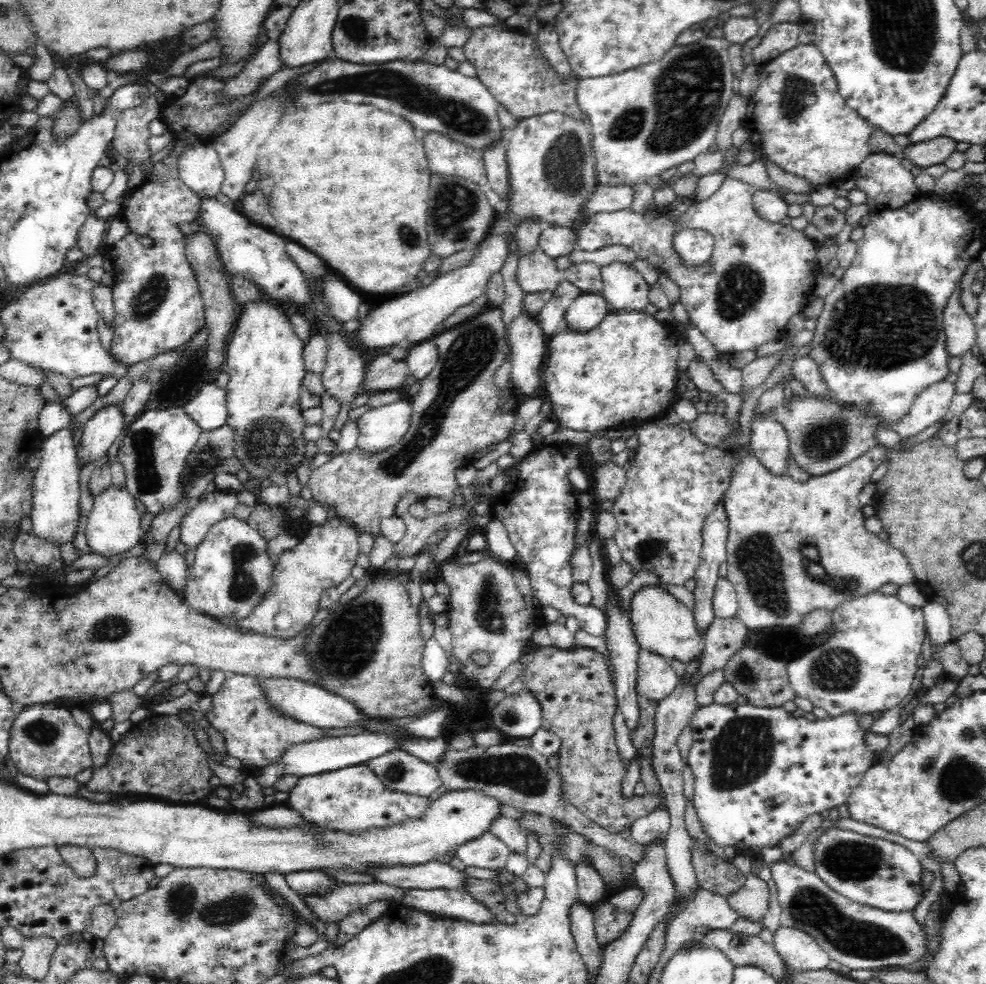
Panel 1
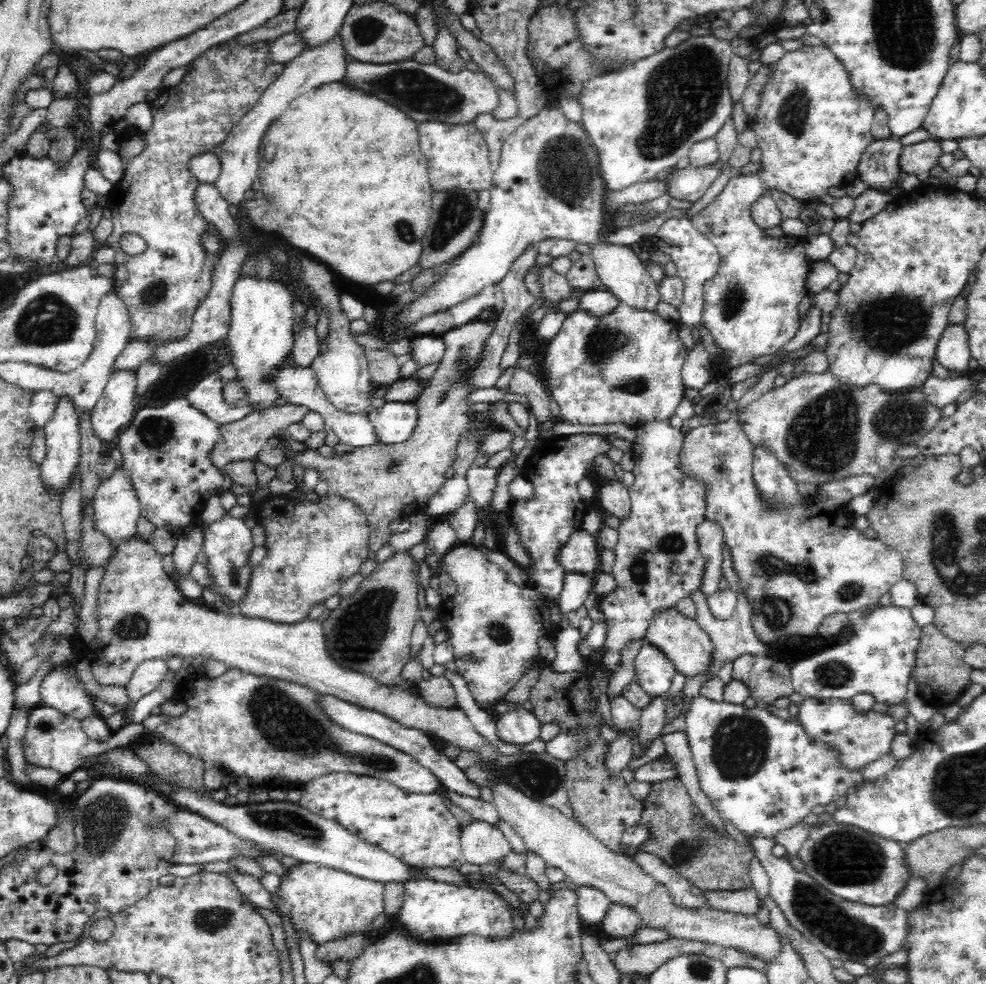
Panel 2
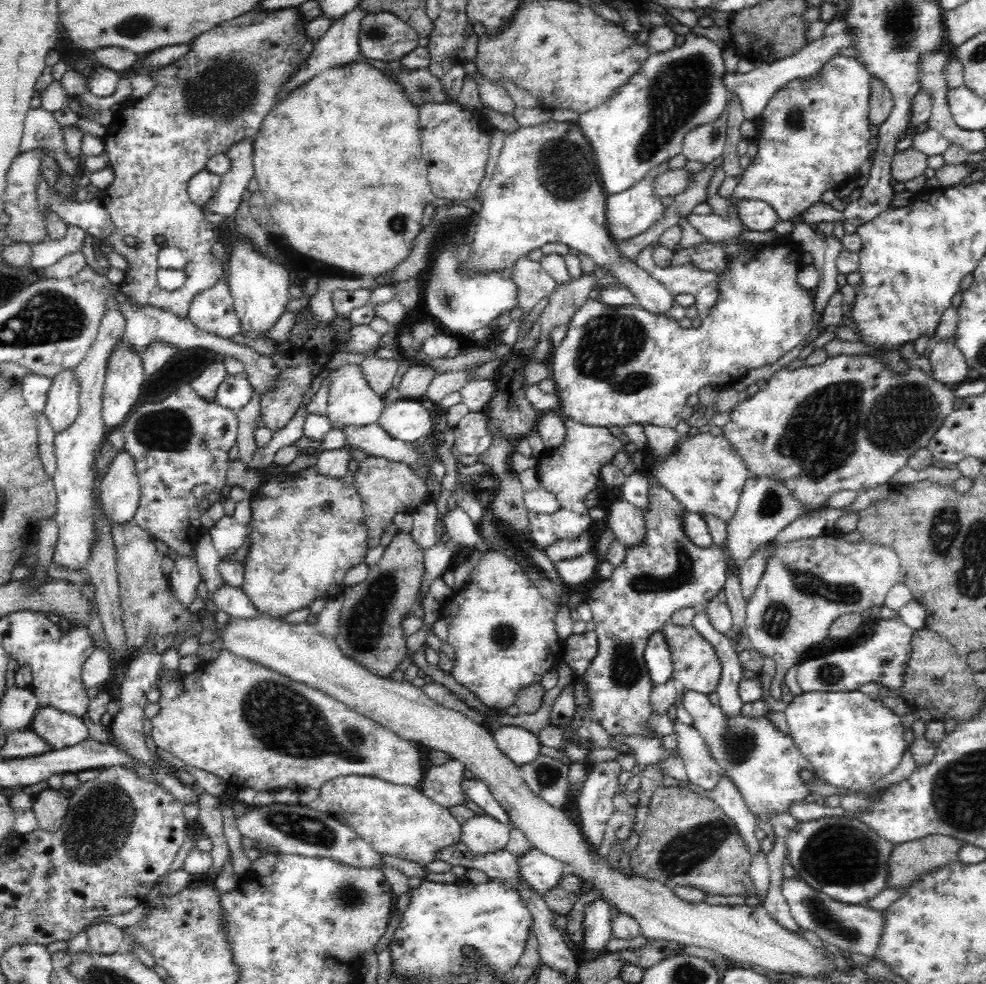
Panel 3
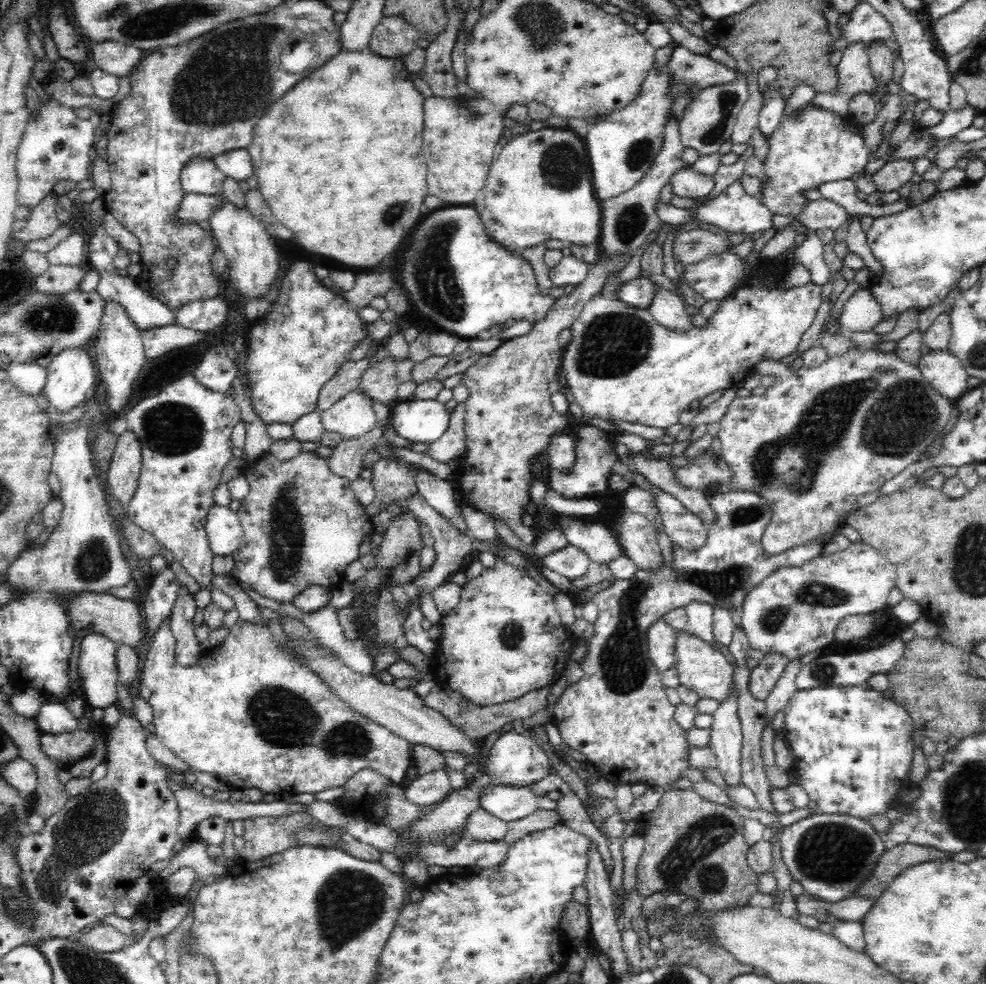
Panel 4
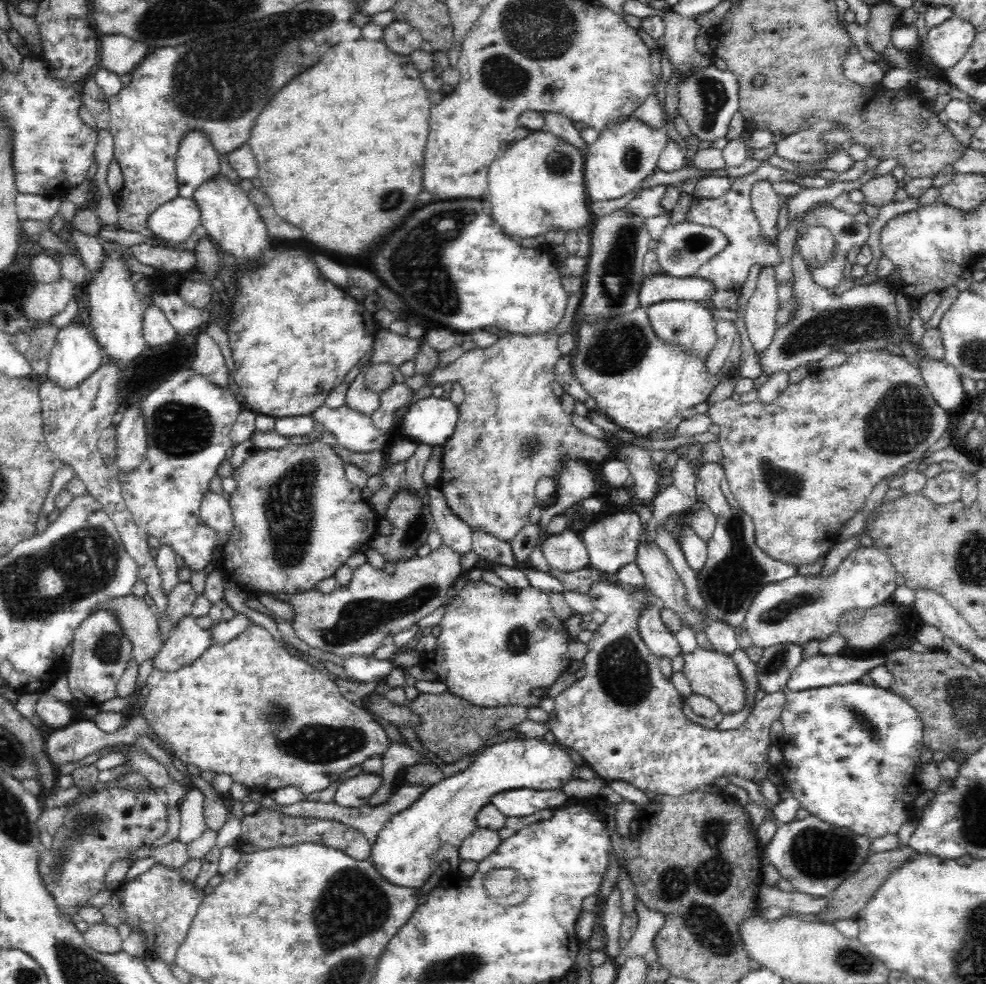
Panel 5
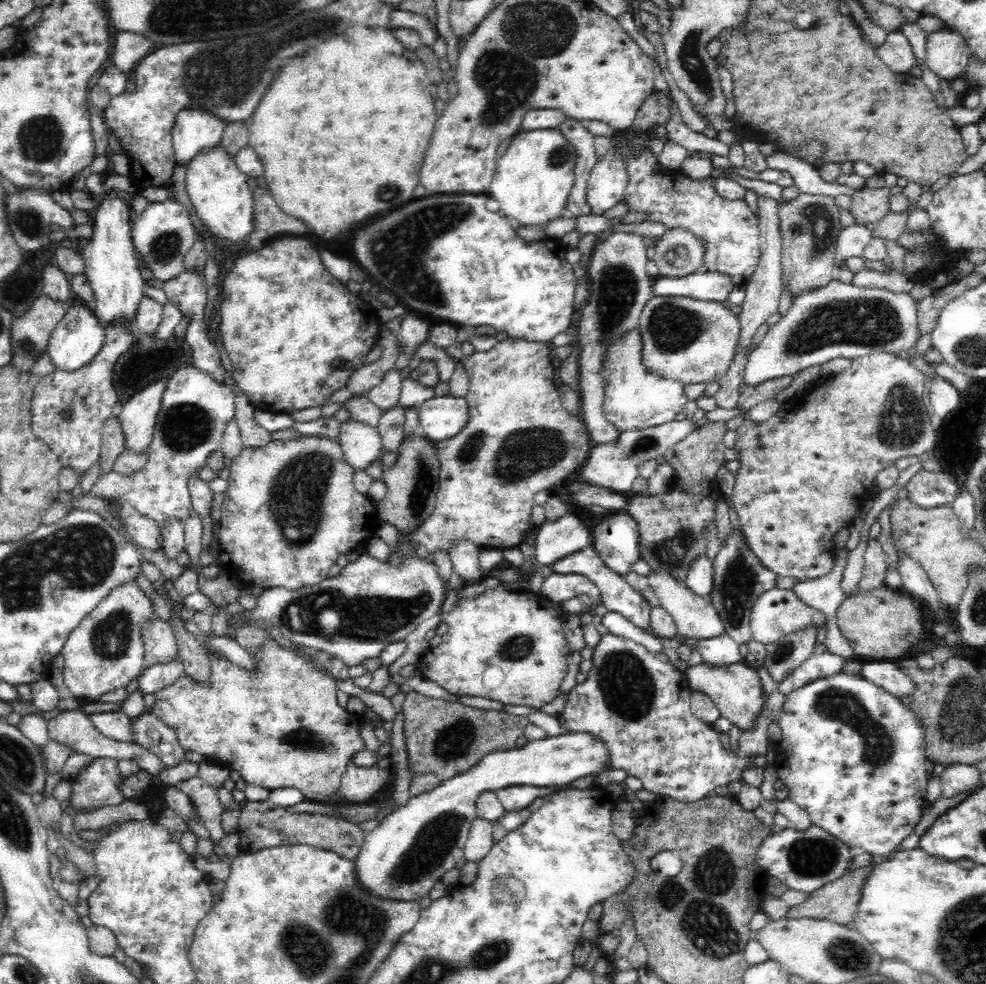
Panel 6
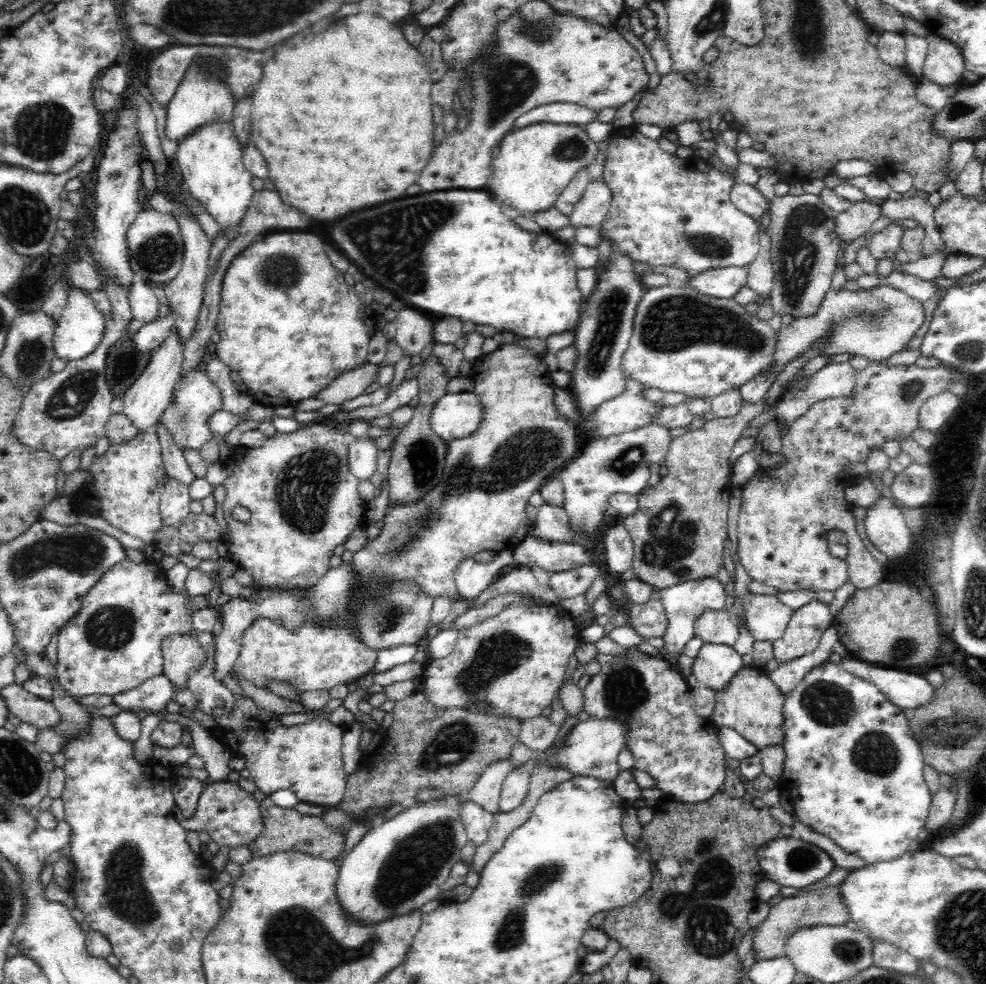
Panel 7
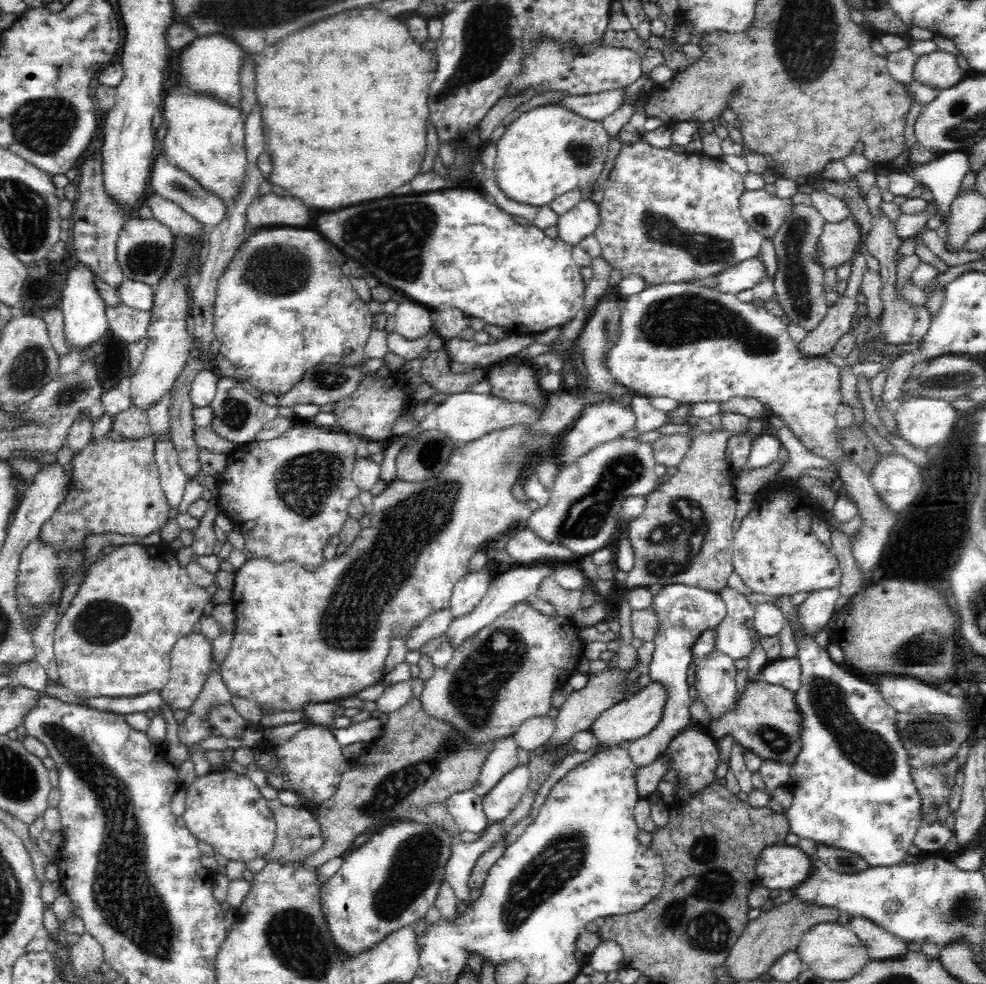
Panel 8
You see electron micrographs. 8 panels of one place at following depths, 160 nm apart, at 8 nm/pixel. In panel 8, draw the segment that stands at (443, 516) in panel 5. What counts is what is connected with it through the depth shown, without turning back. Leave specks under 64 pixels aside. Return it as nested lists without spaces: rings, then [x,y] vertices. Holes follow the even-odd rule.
[[[484,567],[481,571],[467,571],[464,576],[454,585],[449,601],[452,618],[458,618],[468,614],[475,606],[480,604],[483,596],[487,593],[492,576]]]

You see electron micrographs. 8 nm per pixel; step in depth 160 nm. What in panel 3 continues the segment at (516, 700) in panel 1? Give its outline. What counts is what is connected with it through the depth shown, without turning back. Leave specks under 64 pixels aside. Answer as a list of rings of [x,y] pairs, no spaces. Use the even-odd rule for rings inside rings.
[[[504,725],[492,733],[496,746],[518,768],[533,763],[542,755],[538,738],[522,727]]]

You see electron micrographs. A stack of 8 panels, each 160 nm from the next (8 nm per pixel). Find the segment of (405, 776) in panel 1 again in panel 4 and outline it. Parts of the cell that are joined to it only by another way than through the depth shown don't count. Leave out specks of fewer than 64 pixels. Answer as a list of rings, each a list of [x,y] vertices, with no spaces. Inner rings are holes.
[[[166,616],[162,620],[162,624],[156,628],[156,632],[152,636],[152,644],[150,646],[150,654],[142,659],[141,683],[150,688],[151,696],[147,700],[152,707],[153,720],[151,728],[156,738],[178,756],[180,760],[184,760],[186,764],[194,766],[200,772],[213,774],[214,776],[223,776],[226,782],[234,788],[258,788],[268,798],[271,798],[276,792],[290,792],[291,796],[300,794],[301,792],[310,792],[310,794],[318,794],[326,789],[345,786],[351,776],[354,776],[362,768],[373,768],[376,772],[385,776],[396,785],[406,776],[406,770],[412,764],[412,755],[410,743],[393,732],[390,732],[384,725],[376,724],[367,716],[360,714],[338,698],[328,686],[324,683],[321,676],[317,676],[310,669],[298,665],[296,661],[292,661],[285,652],[277,650],[273,640],[272,633],[267,626],[258,625],[250,621],[238,619],[236,623],[229,628],[228,638],[215,649],[211,649],[202,654],[199,660],[193,665],[184,667],[177,664],[175,660],[175,639],[171,634],[170,616]]]

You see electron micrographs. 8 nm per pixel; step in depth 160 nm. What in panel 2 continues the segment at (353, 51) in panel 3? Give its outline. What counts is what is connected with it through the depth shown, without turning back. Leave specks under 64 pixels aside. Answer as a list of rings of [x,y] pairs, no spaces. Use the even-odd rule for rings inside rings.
[[[340,30],[337,36],[330,40],[328,44],[321,44],[320,47],[308,49],[300,52],[296,58],[283,68],[281,75],[270,84],[262,93],[260,100],[252,110],[249,110],[230,131],[230,134],[222,142],[222,153],[219,154],[221,160],[221,172],[215,185],[219,193],[227,200],[228,204],[240,206],[250,196],[250,188],[254,180],[258,178],[259,168],[259,146],[270,126],[284,110],[290,106],[290,102],[298,95],[312,90],[326,82],[336,82],[345,76],[347,64],[344,41],[340,37]]]

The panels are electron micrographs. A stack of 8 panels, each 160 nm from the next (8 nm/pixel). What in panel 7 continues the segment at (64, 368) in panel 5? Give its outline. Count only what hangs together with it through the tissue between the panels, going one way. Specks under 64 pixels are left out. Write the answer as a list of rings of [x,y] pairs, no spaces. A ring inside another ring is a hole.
[[[77,287],[70,288],[68,296],[66,296],[66,306],[58,324],[55,326],[53,336],[55,356],[59,356],[62,360],[67,360],[70,363],[90,355],[103,337],[105,321],[103,314],[91,299],[90,292]]]

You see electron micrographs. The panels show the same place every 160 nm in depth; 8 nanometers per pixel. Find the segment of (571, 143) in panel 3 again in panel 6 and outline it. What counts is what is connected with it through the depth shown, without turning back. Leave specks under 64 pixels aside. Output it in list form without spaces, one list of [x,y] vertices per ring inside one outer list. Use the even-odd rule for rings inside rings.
[[[557,129],[519,130],[512,136],[505,153],[497,160],[495,174],[489,188],[488,196],[500,202],[499,213],[516,218],[521,225],[543,224],[565,214],[566,198],[570,194],[574,181],[574,169],[577,152],[568,139]],[[652,294],[639,318],[640,359],[648,372],[685,386],[720,383],[734,360],[741,337],[739,315],[720,302]]]

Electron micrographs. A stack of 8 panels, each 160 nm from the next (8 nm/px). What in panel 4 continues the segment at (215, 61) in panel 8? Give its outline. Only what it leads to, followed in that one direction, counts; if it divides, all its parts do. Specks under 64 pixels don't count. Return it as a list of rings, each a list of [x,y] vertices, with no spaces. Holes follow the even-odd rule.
[[[192,156],[180,171],[179,181],[185,194],[212,196],[223,192],[227,177],[213,159]]]

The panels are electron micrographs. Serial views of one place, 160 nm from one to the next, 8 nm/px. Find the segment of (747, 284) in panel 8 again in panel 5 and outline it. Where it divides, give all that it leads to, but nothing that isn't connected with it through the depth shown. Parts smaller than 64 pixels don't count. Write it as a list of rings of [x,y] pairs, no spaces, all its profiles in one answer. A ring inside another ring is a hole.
[[[654,275],[646,278],[639,292],[640,307],[645,310],[665,300],[710,300],[717,288],[699,275],[676,278],[670,275]]]

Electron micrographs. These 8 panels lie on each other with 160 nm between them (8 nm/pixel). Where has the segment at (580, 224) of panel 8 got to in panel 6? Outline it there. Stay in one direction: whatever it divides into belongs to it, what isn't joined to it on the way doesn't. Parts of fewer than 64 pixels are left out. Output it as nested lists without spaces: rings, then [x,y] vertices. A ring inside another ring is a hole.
[[[612,151],[596,161],[587,183],[586,203],[590,215],[602,216],[622,201],[624,188],[629,182],[626,163]]]

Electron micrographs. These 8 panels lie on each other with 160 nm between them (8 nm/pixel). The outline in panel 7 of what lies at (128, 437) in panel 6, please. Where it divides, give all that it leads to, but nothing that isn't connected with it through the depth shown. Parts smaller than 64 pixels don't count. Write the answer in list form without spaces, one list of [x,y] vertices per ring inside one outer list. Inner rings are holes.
[[[172,326],[170,334],[164,338],[164,342],[158,348],[150,352],[145,369],[124,394],[124,415],[132,421],[132,425],[139,429],[140,433],[152,430],[170,406],[173,392],[180,381],[179,374],[184,359],[183,343],[175,326]]]

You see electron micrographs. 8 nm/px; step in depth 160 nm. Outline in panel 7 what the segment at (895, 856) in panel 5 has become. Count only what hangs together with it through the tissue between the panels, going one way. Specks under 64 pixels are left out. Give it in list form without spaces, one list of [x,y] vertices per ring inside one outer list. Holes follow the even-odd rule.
[[[836,886],[783,898],[779,904],[771,908],[759,926],[752,928],[754,935],[750,952],[754,954],[754,963],[785,956],[784,948],[788,944],[788,937],[801,928],[812,928],[814,925],[846,925],[847,922],[849,922],[847,906],[841,898],[841,890]]]

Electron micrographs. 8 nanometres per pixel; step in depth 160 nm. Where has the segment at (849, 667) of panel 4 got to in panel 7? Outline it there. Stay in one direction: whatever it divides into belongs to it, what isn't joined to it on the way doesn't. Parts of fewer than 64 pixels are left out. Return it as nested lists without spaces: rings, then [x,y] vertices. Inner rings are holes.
[[[832,626],[827,628],[819,640],[816,650],[806,653],[799,658],[794,658],[786,663],[780,663],[776,670],[767,673],[770,680],[780,689],[780,692],[787,695],[808,672],[828,662],[832,646],[839,641],[837,630]]]

